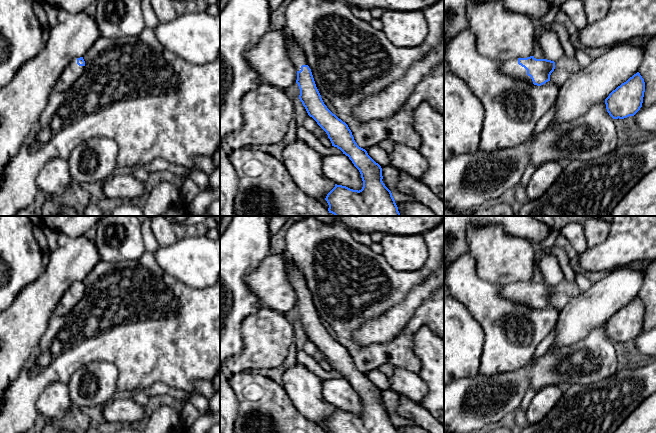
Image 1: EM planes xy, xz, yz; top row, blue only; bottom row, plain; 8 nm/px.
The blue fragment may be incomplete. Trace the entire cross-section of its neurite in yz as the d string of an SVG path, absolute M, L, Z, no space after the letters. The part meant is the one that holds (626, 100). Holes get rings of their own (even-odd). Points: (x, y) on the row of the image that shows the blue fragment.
M637 72L605 99L607 112L613 119L634 116L642 107L644 92L644 79Z

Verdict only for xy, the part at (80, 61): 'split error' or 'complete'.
split error

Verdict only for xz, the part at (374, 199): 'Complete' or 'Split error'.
Split error

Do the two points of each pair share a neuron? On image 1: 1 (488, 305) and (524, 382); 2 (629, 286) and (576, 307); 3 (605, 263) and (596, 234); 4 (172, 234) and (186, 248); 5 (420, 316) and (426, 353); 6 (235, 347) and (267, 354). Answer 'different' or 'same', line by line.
1: different
2: same
3: different
4: different
5: different
6: different

